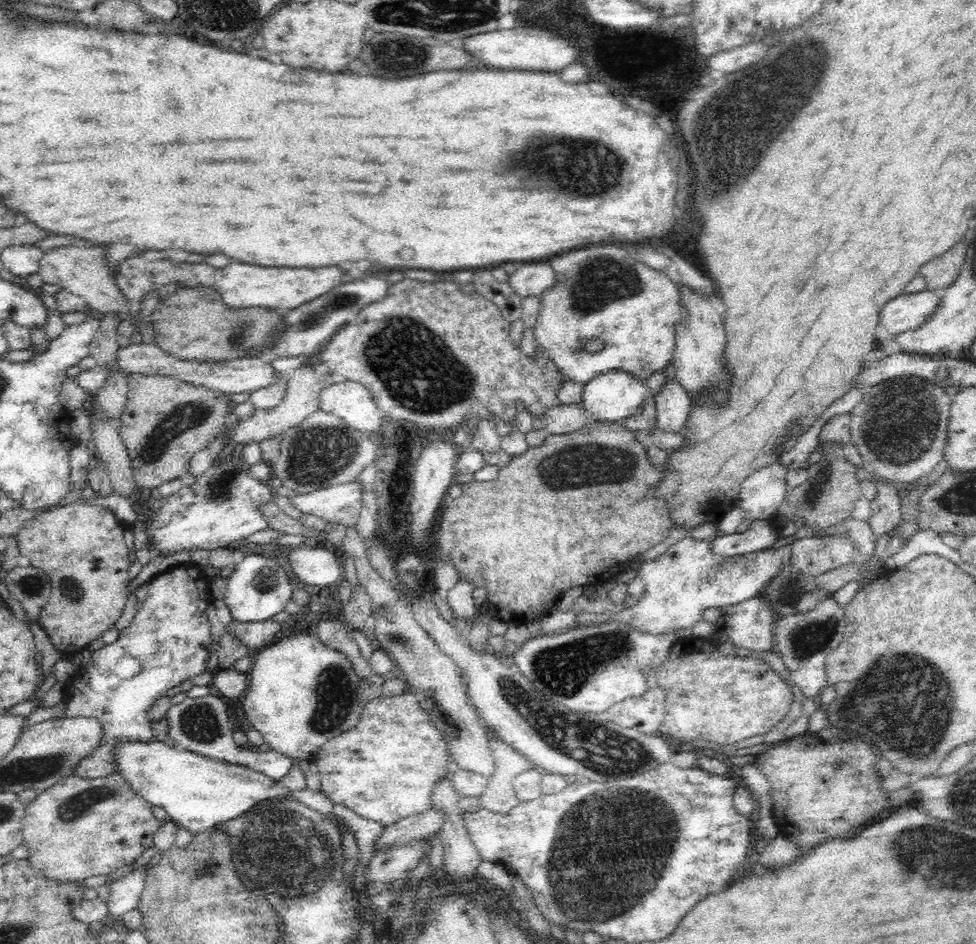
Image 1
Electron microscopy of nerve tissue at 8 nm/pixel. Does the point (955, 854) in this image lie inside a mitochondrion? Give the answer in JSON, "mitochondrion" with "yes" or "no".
{"mitochondrion":"yes"}

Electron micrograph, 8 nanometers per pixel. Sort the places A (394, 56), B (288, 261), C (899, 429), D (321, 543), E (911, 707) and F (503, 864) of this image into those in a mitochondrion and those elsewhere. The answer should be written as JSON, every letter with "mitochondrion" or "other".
{"A":"mitochondrion","B":"other","C":"mitochondrion","D":"other","E":"mitochondrion","F":"other"}

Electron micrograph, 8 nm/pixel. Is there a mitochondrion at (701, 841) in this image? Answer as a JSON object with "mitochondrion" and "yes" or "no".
{"mitochondrion":"no"}

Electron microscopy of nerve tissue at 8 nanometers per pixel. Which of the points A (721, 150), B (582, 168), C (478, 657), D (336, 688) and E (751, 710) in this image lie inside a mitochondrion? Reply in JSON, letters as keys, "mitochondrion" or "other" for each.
{"A":"mitochondrion","B":"mitochondrion","C":"other","D":"mitochondrion","E":"other"}

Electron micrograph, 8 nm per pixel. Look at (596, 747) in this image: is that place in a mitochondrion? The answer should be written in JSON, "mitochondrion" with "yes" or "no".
{"mitochondrion":"yes"}

